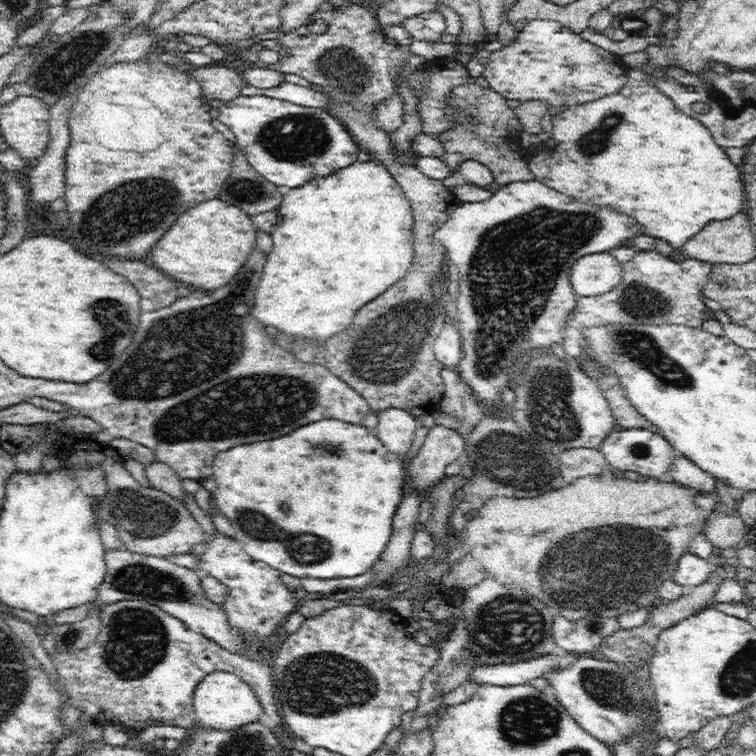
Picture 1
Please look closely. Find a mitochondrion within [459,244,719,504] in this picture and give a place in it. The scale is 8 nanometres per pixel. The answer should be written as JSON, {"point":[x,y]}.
{"point":[509,457]}

